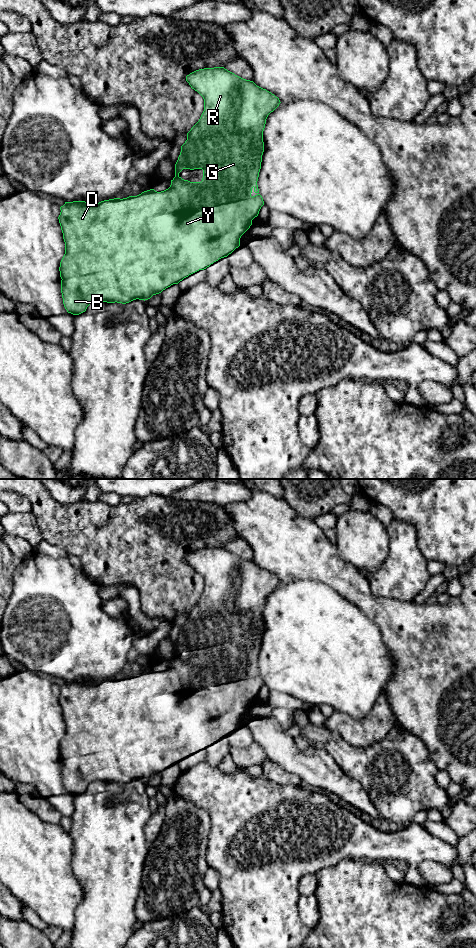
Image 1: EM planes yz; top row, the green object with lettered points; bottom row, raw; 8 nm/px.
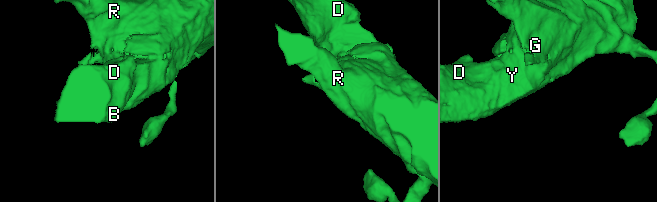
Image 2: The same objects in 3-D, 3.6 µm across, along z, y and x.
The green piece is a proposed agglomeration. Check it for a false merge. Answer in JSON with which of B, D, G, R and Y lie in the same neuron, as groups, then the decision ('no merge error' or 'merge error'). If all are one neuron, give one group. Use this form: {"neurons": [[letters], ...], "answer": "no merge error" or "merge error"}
{"neurons": [["B", "D", "G", "R", "Y"]], "answer": "no merge error"}

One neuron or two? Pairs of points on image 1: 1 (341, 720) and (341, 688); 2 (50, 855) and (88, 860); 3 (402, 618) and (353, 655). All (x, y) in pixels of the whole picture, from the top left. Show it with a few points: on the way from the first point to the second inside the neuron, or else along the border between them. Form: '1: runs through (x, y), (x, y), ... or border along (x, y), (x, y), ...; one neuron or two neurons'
1: border along (335, 710), (344, 713), (354, 720), (364, 718); two neurons
2: border along (70, 835), (72, 839), (72, 870), (78, 880); two neurons
3: border along (366, 616), (377, 626), (381, 641), (391, 656); two neurons

